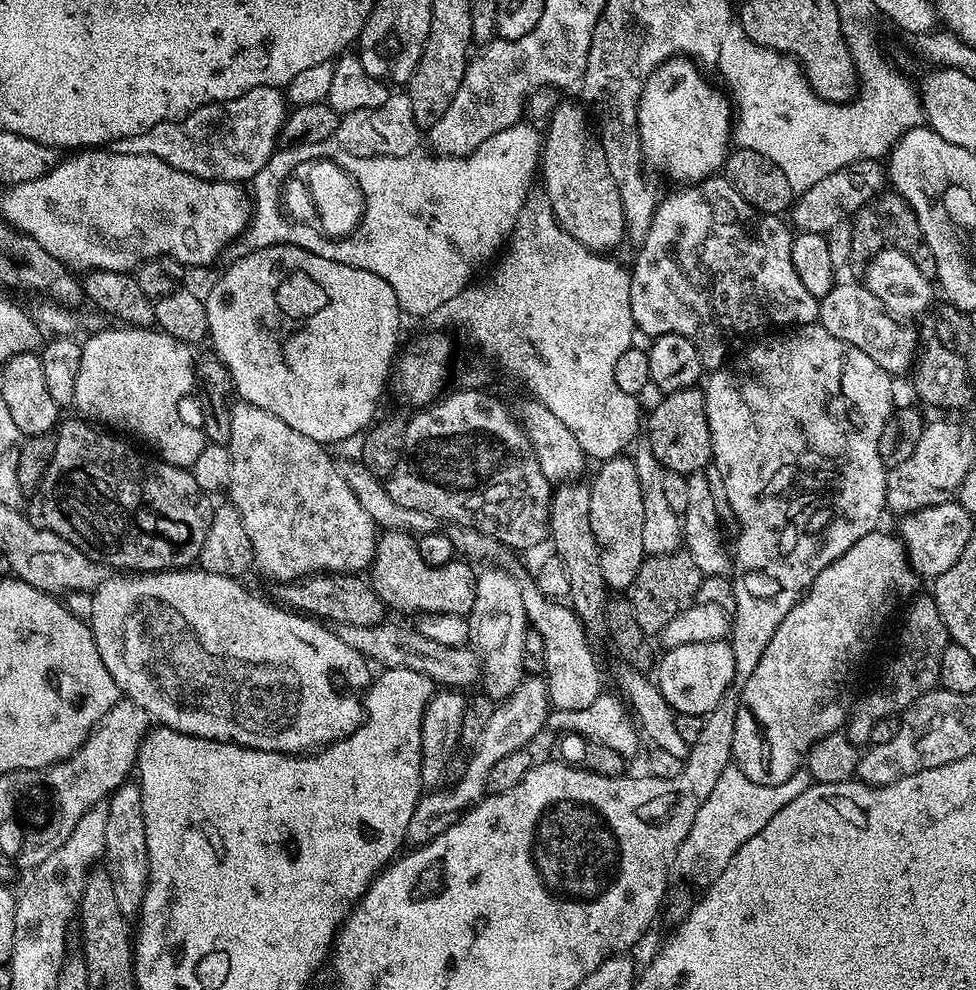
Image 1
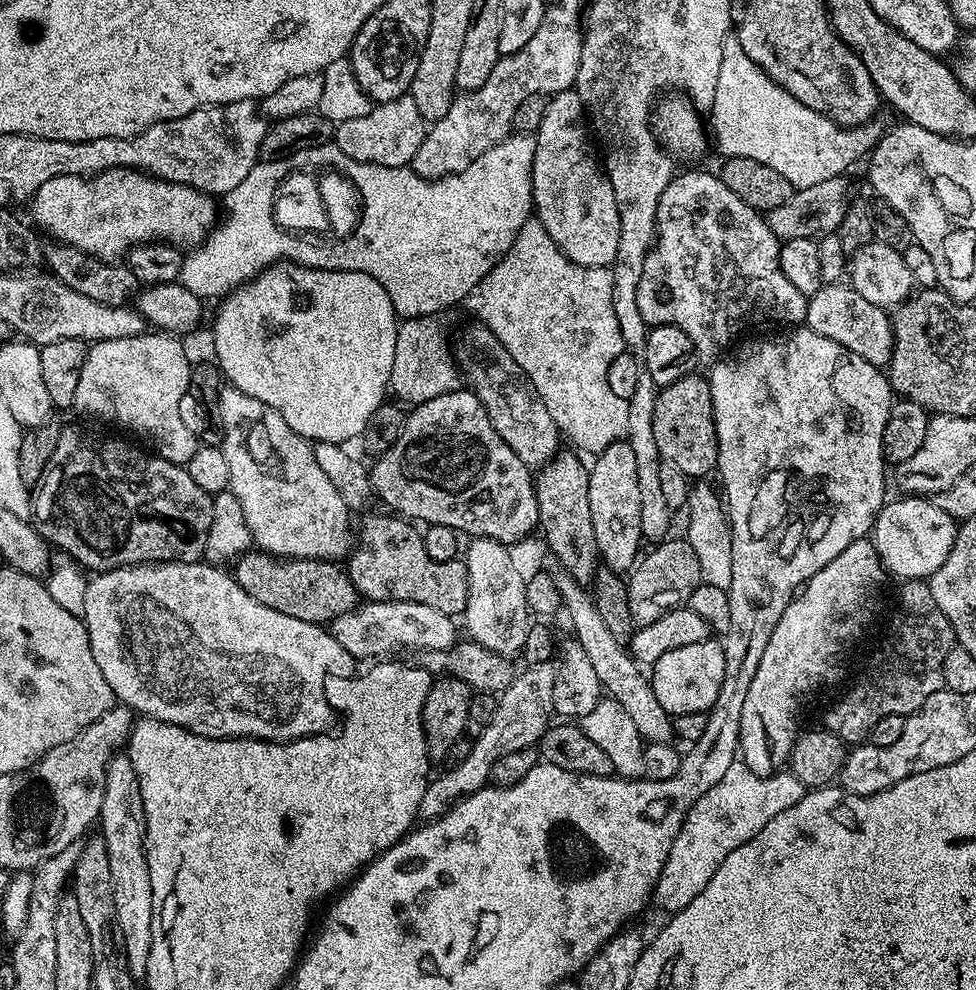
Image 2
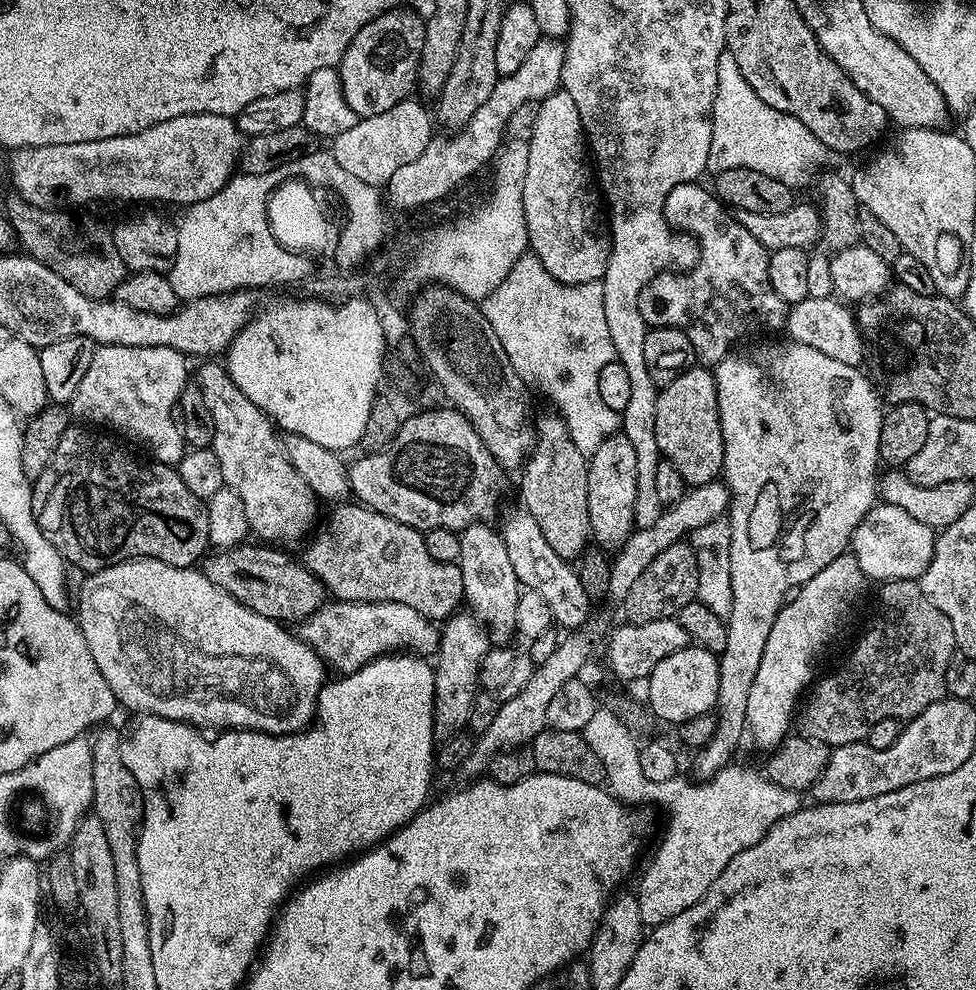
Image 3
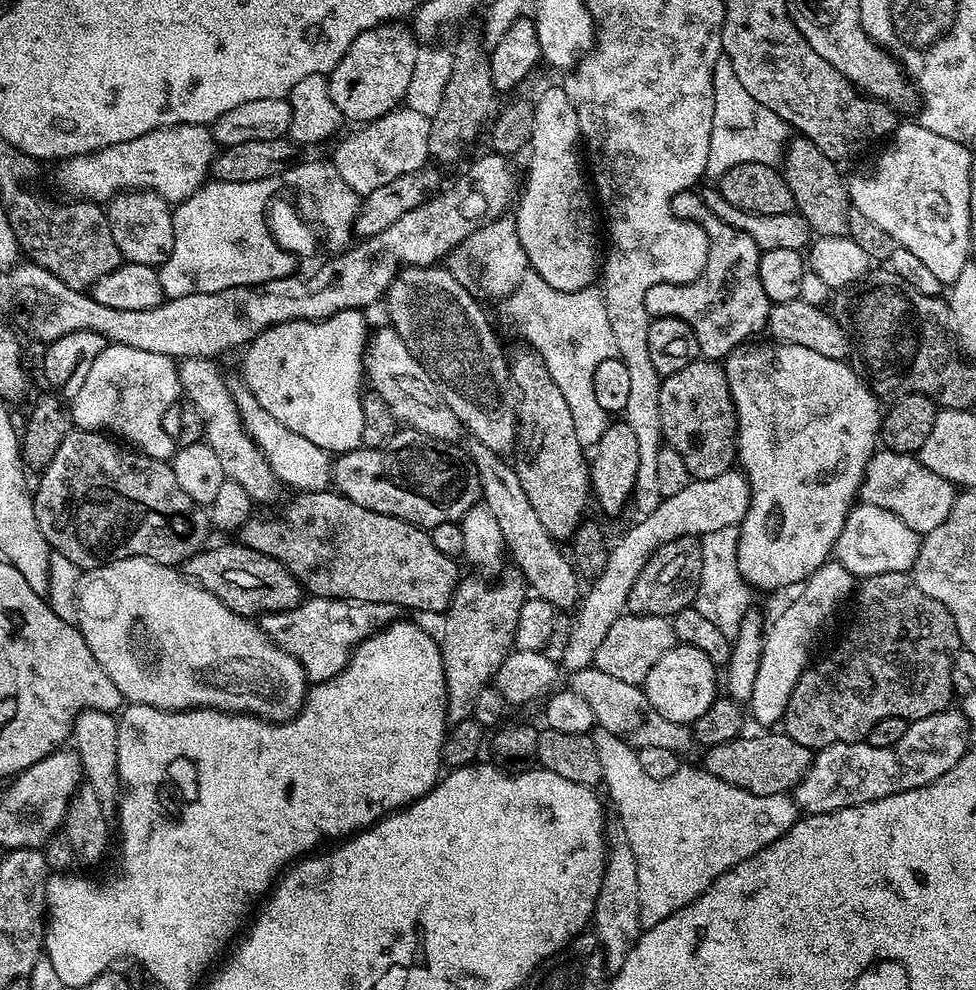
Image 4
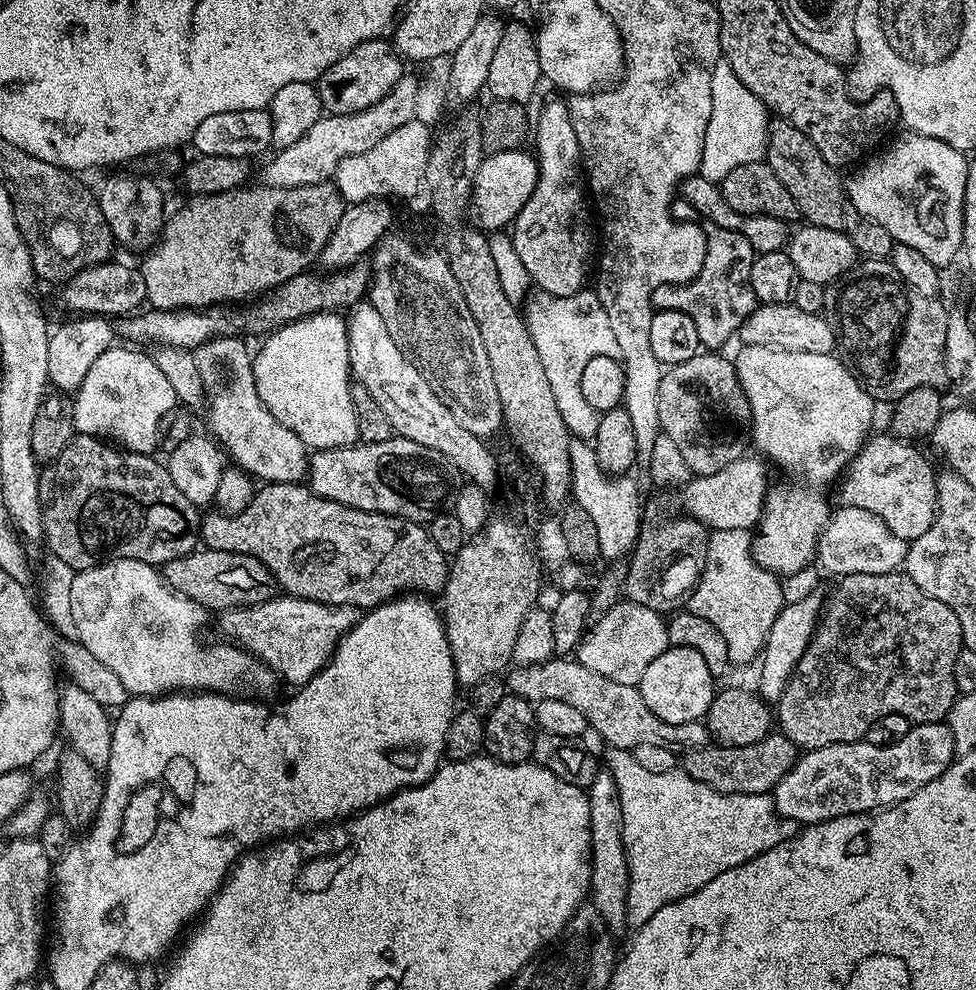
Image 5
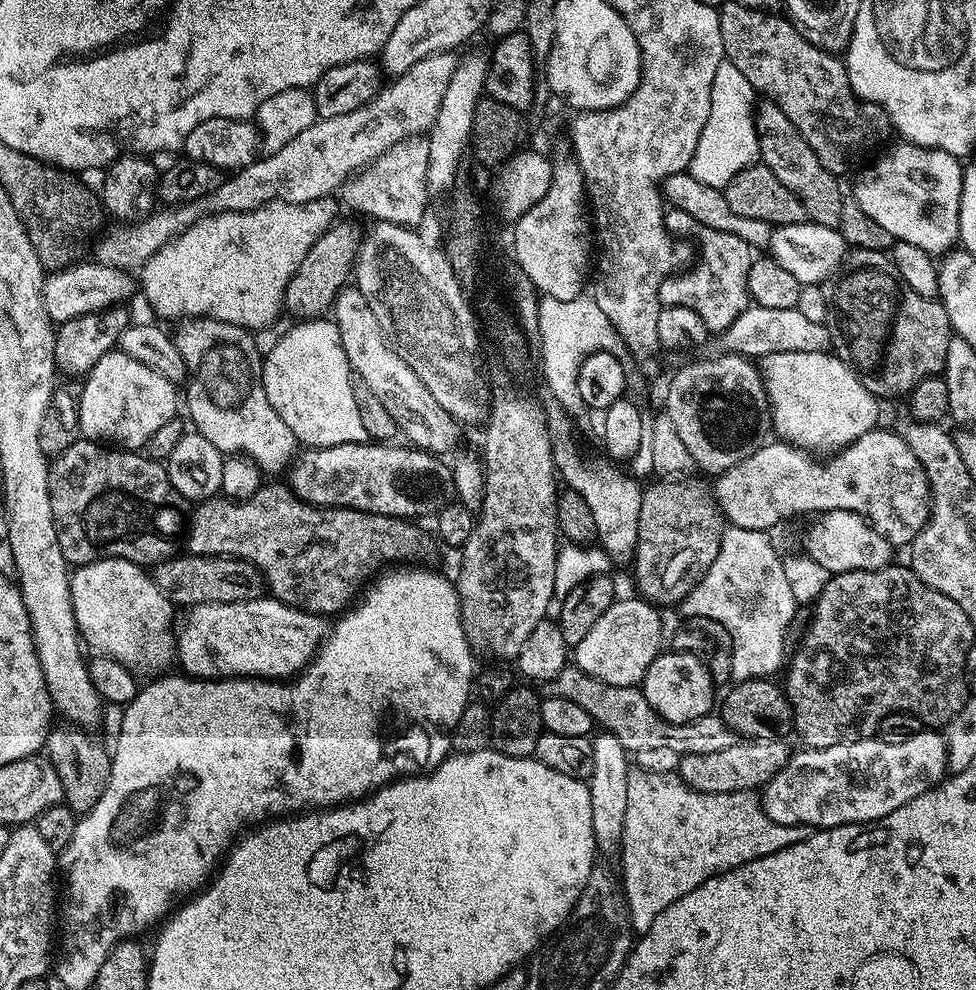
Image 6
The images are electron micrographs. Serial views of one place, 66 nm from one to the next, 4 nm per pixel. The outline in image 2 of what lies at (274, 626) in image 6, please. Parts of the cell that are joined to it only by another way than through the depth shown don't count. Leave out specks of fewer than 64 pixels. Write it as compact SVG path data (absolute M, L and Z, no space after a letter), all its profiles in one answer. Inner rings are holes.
M374 600L361 603L353 612L342 614L331 621L332 637L346 650L349 657L371 661L373 658L388 658L399 648L417 648L420 654L430 650L446 650L458 643L457 621L430 606L405 600Z

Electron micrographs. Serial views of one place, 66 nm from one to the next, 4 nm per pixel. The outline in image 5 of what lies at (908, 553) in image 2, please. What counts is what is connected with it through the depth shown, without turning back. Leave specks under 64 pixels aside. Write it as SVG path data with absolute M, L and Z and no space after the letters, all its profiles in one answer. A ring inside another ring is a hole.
M840 506L840 509L831 513L828 528L820 536L820 544L816 548L818 564L828 572L833 572L833 577L839 578L850 574L886 574L897 571L903 565L905 556L908 555L908 544L886 526L882 518L878 518L870 510L862 510L858 506Z

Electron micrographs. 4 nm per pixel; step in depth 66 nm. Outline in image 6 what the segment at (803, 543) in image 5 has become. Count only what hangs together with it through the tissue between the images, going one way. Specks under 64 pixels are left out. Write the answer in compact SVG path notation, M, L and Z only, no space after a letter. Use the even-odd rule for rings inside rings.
M831 351L770 354L759 357L758 367L764 377L768 411L772 413L771 431L775 435L777 432L780 435L777 437L783 443L793 444L813 454L835 454L877 427L881 401L870 390L866 390L866 386L862 386L856 369L842 362Z

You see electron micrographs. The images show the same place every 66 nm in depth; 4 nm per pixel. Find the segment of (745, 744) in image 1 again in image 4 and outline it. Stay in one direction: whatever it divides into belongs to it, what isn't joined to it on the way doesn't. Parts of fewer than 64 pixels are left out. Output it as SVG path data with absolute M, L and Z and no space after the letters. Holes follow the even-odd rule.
M829 559L813 576L804 581L805 590L794 602L783 605L776 621L767 625L764 633L764 649L758 662L758 678L754 678L754 694L750 701L750 716L760 724L779 725L784 719L786 702L794 694L794 686L813 659L812 647L824 628L824 623L836 612L836 607L854 592L854 578L846 566Z

